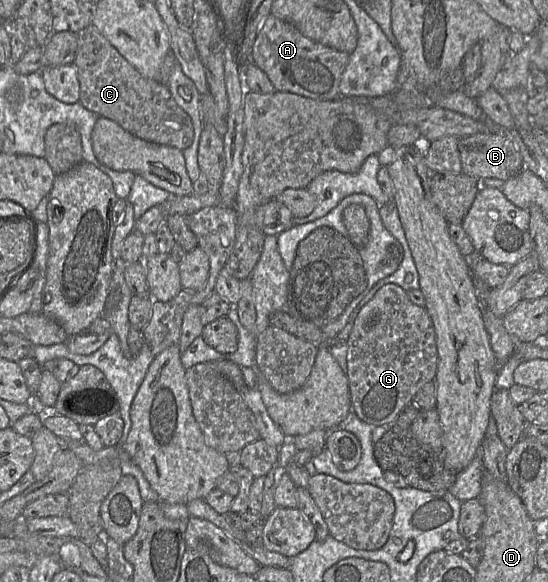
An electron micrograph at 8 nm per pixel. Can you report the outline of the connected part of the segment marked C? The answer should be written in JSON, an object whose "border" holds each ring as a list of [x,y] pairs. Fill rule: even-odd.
{"border":[[[90,24],[77,34],[78,48],[73,64],[80,84],[79,102],[86,109],[115,121],[132,135],[148,142],[180,150],[192,144],[192,120],[176,103],[167,84],[139,73],[95,26]]]}

